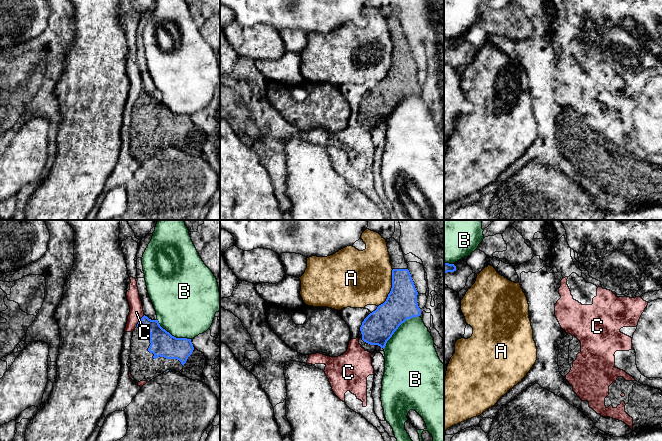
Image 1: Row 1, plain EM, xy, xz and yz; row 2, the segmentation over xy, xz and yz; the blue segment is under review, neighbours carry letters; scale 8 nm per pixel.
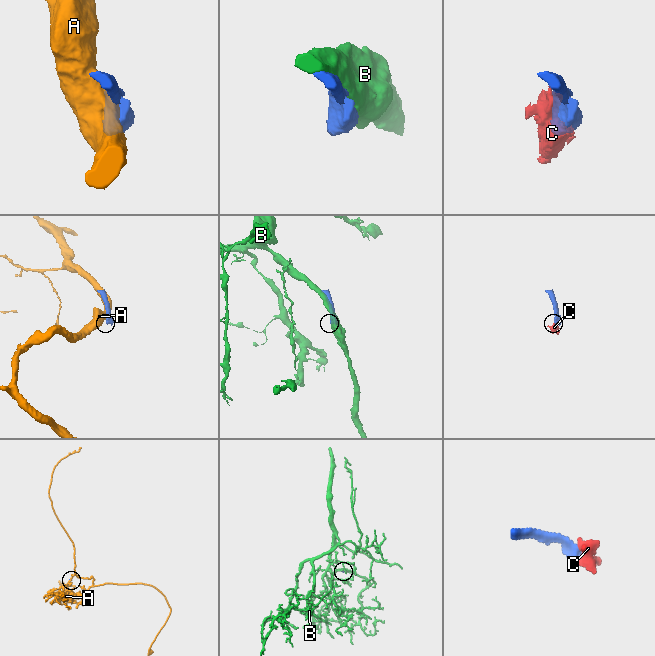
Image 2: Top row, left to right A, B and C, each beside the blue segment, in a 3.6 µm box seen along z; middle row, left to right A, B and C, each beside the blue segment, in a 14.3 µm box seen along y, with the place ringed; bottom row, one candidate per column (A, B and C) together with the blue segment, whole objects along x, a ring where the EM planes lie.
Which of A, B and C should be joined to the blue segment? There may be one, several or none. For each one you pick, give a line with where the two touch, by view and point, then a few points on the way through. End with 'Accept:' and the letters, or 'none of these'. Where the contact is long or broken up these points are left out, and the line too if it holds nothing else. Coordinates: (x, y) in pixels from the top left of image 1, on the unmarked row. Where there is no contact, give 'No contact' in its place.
C: Touches blue at xy (139, 97). Path across: xy (162, 118), (146, 99), (139, 97), (136, 88)
Accept: C

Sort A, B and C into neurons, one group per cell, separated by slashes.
A / B / C

